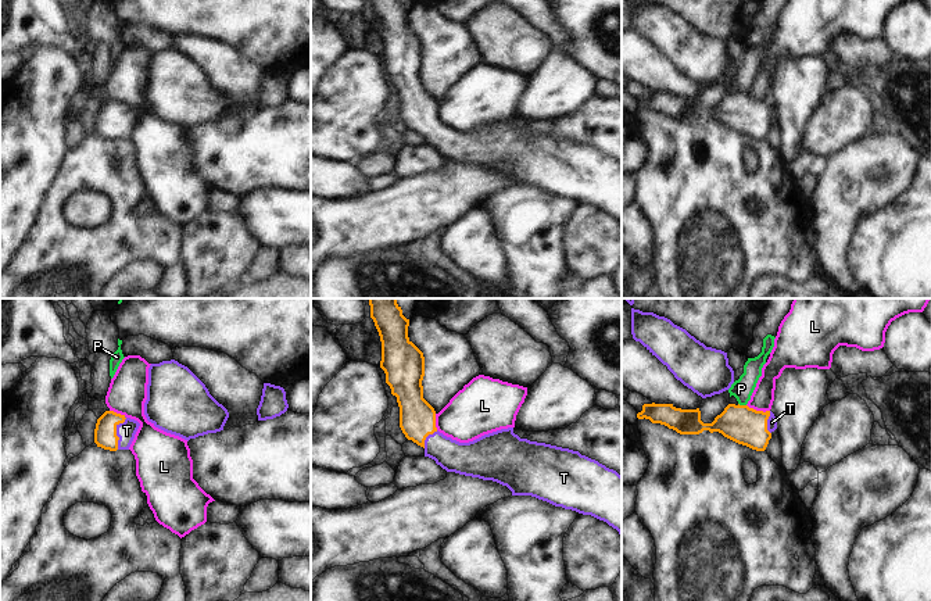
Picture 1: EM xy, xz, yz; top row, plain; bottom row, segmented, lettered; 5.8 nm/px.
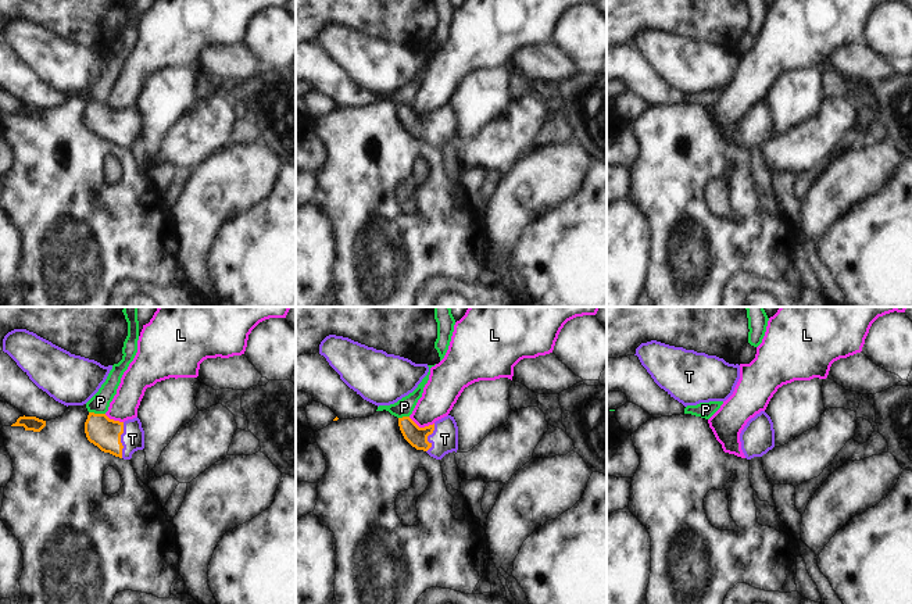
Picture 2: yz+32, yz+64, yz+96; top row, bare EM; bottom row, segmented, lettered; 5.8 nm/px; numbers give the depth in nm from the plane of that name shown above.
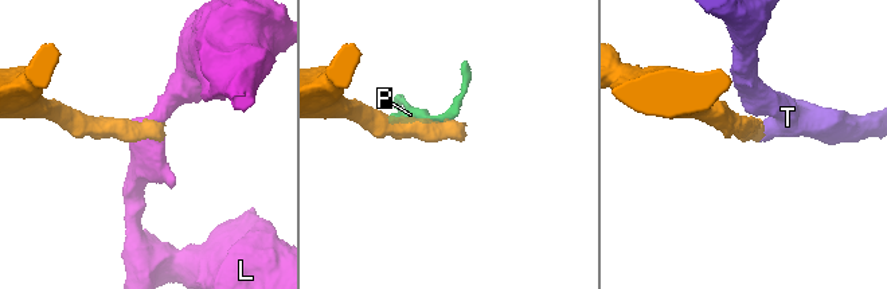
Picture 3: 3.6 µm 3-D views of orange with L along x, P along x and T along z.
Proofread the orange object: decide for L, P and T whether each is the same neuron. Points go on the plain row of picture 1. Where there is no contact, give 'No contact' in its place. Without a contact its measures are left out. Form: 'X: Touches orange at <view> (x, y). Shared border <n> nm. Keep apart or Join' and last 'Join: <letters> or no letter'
L: Touches orange at yz (758, 100). Shared border 140 nm. Keep apart
P: Touches orange at yz (742, 95). Shared border 50 nm. Keep apart
T: Touches orange at xy (115, 121). Shared border 200 nm. Join
Join: T.

